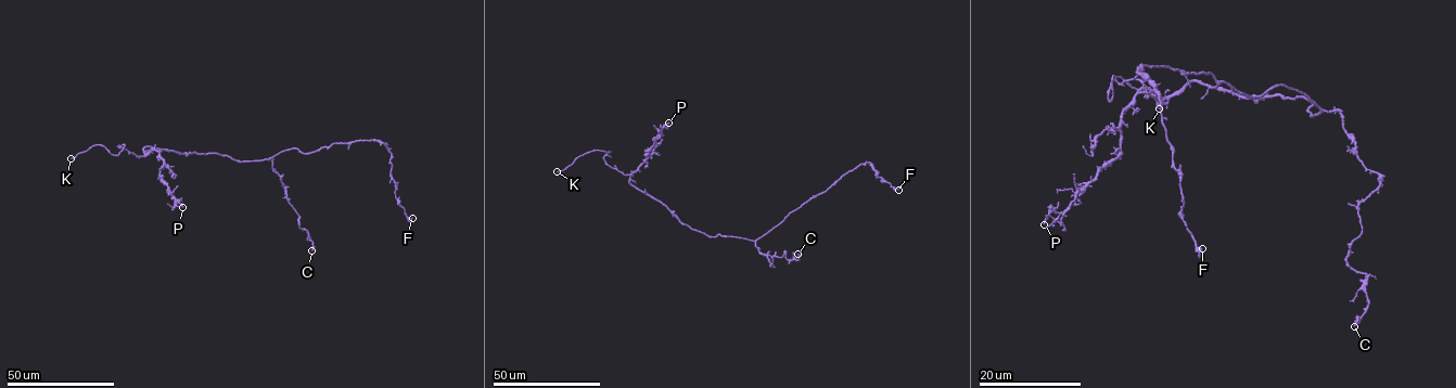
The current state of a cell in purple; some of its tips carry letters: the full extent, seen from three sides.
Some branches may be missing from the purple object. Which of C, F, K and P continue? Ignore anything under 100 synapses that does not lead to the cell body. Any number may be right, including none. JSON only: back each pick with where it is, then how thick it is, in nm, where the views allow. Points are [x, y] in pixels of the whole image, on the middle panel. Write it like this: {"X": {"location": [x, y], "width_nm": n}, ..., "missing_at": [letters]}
{"K": {"location": [557, 171], "width_nm": 160}, "missing_at": ["K"]}

